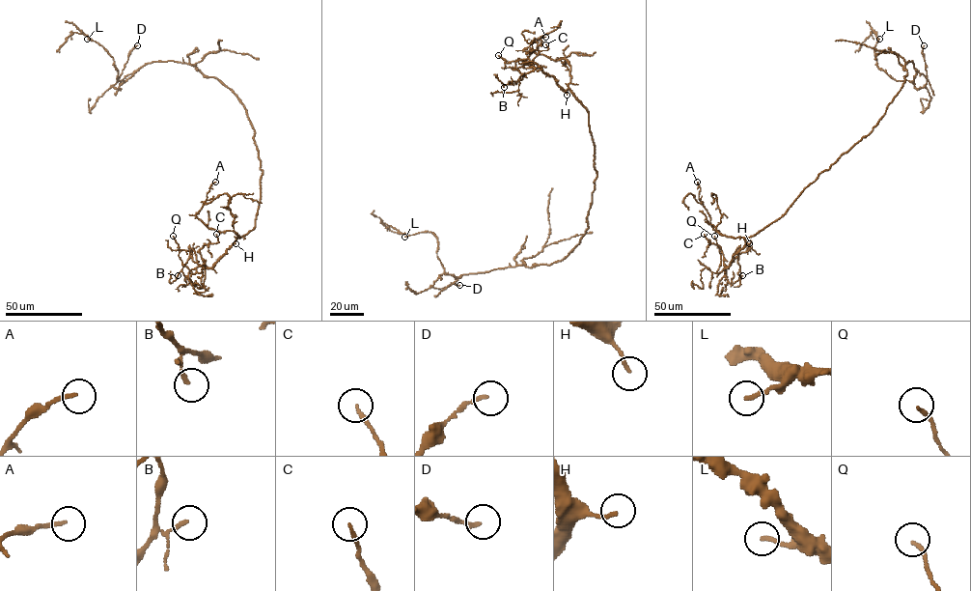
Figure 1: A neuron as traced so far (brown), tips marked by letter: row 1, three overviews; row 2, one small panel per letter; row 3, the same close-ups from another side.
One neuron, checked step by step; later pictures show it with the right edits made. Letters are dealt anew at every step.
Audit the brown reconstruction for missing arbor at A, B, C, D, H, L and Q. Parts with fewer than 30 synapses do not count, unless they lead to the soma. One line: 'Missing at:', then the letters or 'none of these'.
Missing at: none of these

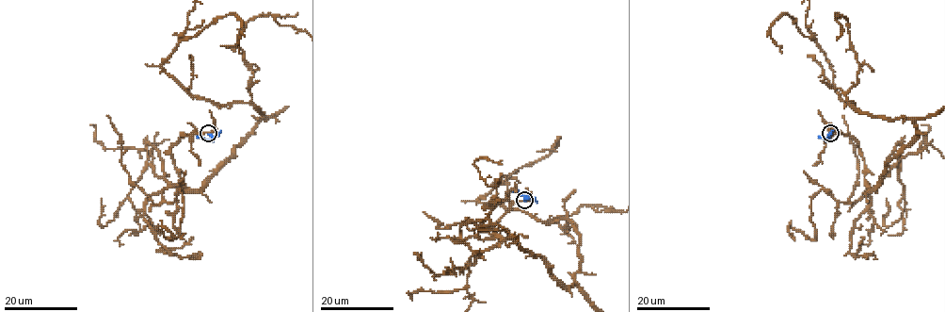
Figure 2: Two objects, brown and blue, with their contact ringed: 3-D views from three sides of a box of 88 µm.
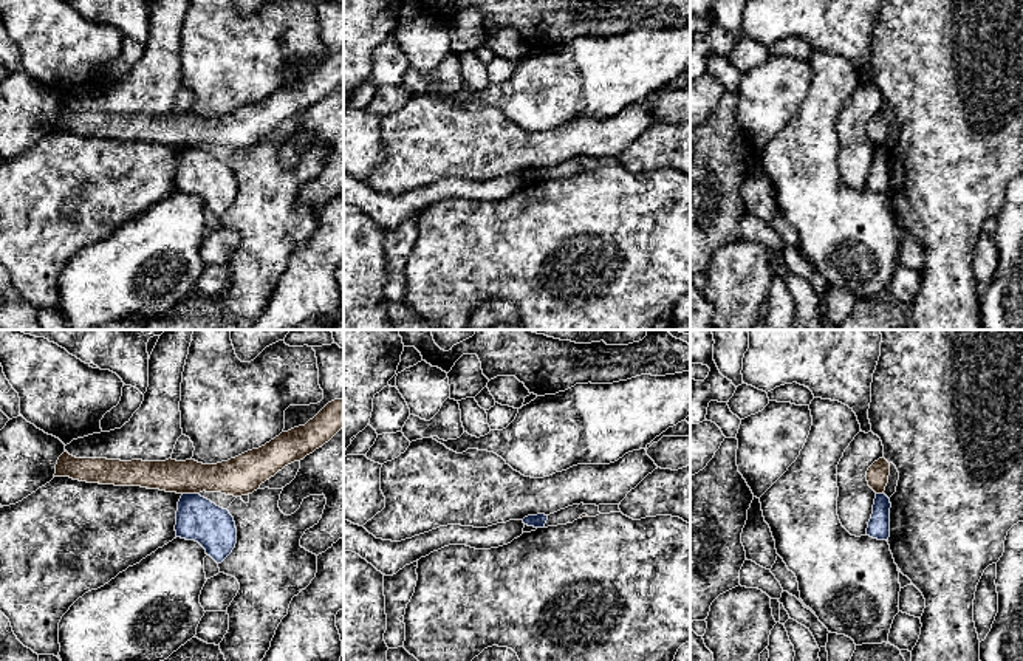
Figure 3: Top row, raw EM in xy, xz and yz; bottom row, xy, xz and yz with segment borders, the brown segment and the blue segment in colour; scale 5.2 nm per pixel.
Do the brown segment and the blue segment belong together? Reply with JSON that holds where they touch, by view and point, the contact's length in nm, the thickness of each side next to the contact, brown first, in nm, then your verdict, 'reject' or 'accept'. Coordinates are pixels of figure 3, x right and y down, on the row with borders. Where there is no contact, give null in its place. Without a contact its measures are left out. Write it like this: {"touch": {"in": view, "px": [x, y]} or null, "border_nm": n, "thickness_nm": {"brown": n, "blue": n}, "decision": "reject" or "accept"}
{"touch": {"in": "xy", "px": [191, 493]}, "border_nm": 90, "thickness_nm": {"brown": 190, "blue": 220}, "decision": "reject"}

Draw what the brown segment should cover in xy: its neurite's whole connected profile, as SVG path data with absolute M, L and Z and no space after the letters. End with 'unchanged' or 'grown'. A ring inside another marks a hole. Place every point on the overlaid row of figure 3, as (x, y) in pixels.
M344 398L328 402L305 426L282 432L265 446L217 464L172 458L166 461L76 458L65 450L57 460L54 477L176 494L206 491L241 497L257 491L285 466L322 447L340 429L344 429Z; unchanged

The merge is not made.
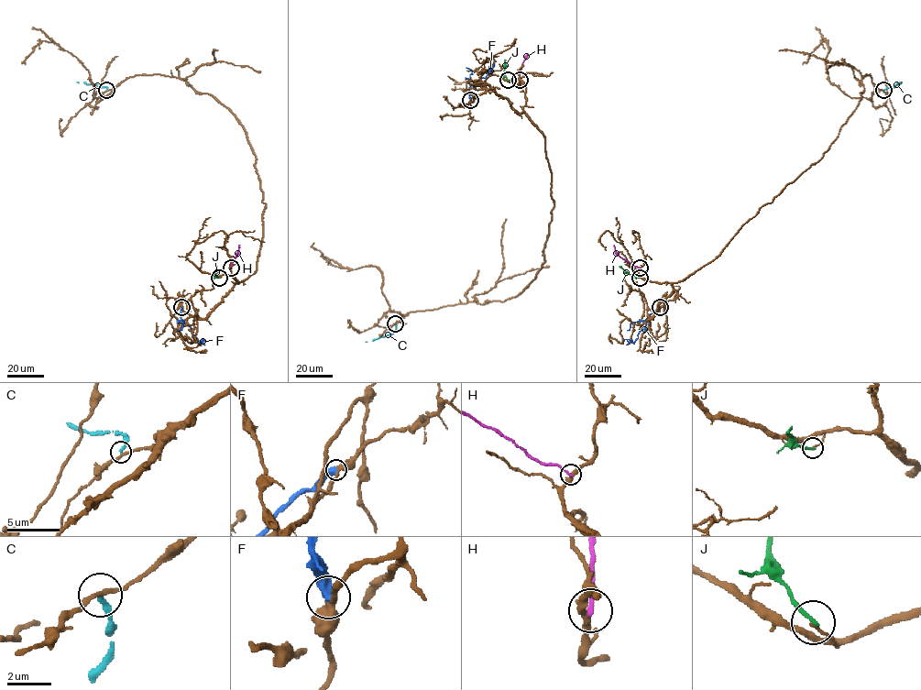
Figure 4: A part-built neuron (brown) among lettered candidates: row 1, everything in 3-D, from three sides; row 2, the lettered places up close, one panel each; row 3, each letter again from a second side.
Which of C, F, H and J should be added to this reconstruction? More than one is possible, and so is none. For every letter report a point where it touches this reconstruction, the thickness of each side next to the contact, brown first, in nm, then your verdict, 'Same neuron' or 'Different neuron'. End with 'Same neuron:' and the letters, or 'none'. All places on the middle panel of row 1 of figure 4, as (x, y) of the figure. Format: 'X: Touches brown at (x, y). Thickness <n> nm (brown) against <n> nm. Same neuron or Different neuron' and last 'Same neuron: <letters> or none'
C: Touches brown at (395, 323). Thickness 190 nm (brown) against 190 nm. Different neuron
F: Touches brown at (470, 100). Thickness 360 nm (brown) against 550 nm. Different neuron
H: Touches brown at (520, 80). Thickness 340 nm (brown) against 190 nm. Different neuron
J: Touches brown at (508, 80). Thickness 120 nm (brown) against 180 nm. Different neuron
Same neuron: none

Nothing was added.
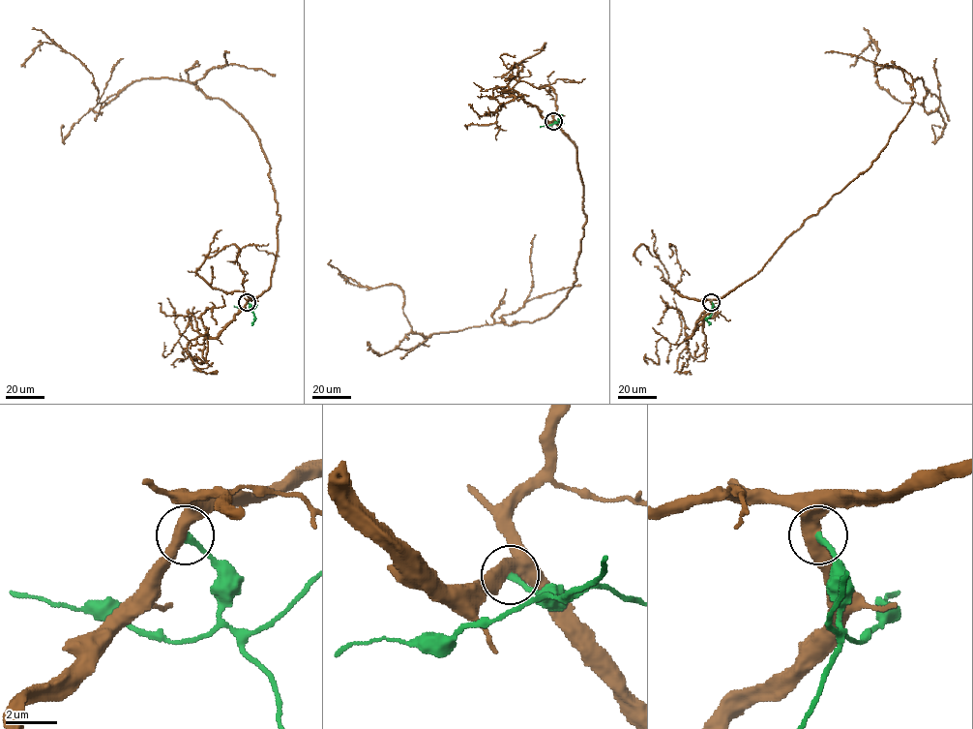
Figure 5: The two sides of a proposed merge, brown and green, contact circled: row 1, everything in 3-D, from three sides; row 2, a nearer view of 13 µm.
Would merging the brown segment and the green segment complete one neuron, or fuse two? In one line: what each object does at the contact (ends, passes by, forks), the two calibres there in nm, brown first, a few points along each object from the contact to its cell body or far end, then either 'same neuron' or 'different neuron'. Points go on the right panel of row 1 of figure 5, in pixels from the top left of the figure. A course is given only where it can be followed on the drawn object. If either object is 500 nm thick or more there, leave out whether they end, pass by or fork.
calibres 500 and 220 nm; course brown (711, 302), (870, 166), (918, 77), (927, 94), (902, 103), (882, 88), (874, 42), (849, 67); course green (711, 302), (709, 325); different neuron

